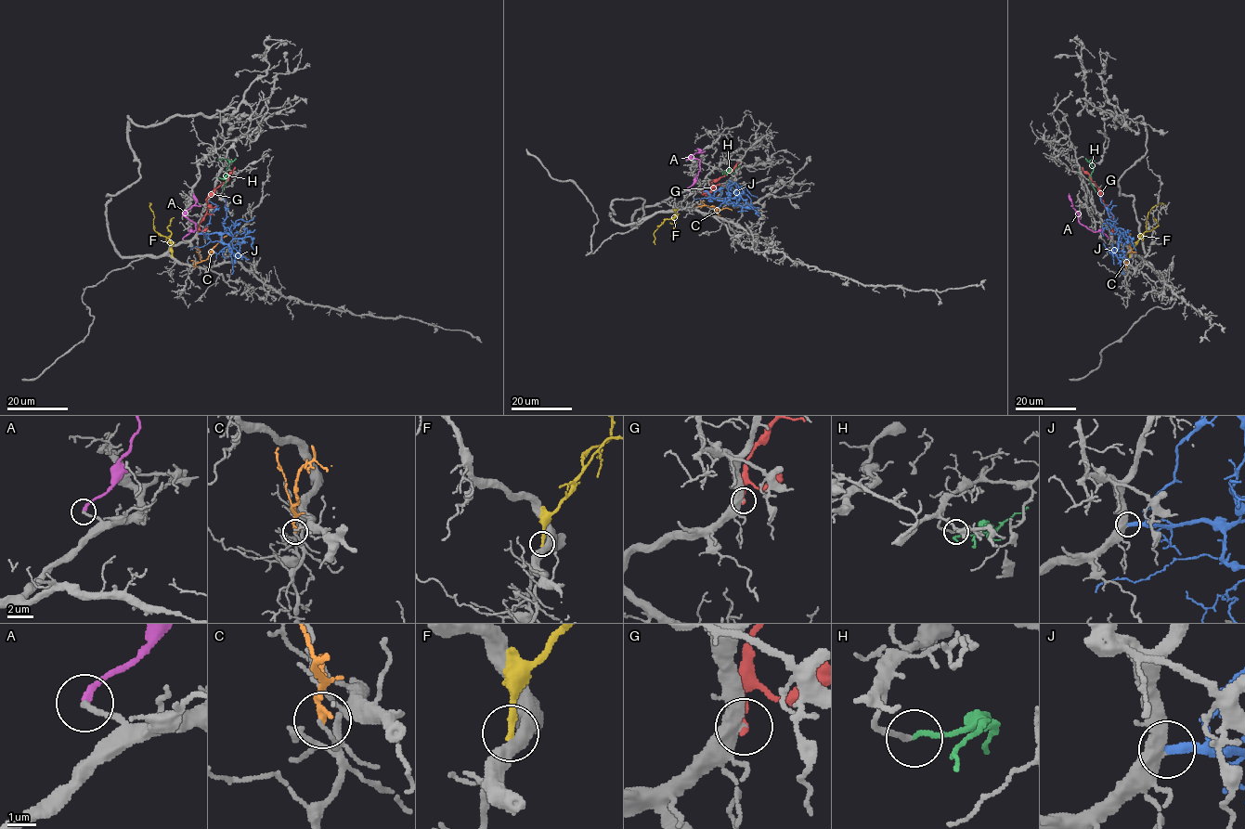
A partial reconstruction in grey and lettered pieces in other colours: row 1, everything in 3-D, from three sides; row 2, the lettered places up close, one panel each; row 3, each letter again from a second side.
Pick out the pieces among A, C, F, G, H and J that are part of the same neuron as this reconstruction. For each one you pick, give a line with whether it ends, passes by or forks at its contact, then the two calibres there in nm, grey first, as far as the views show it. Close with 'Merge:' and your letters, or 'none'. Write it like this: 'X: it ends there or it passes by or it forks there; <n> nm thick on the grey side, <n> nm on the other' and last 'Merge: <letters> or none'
H: it ends there; 180 nm thick on the grey side, 170 nm on the other
J: it ends there; 420 nm thick on the grey side, 280 nm on the other
Merge: H, J

